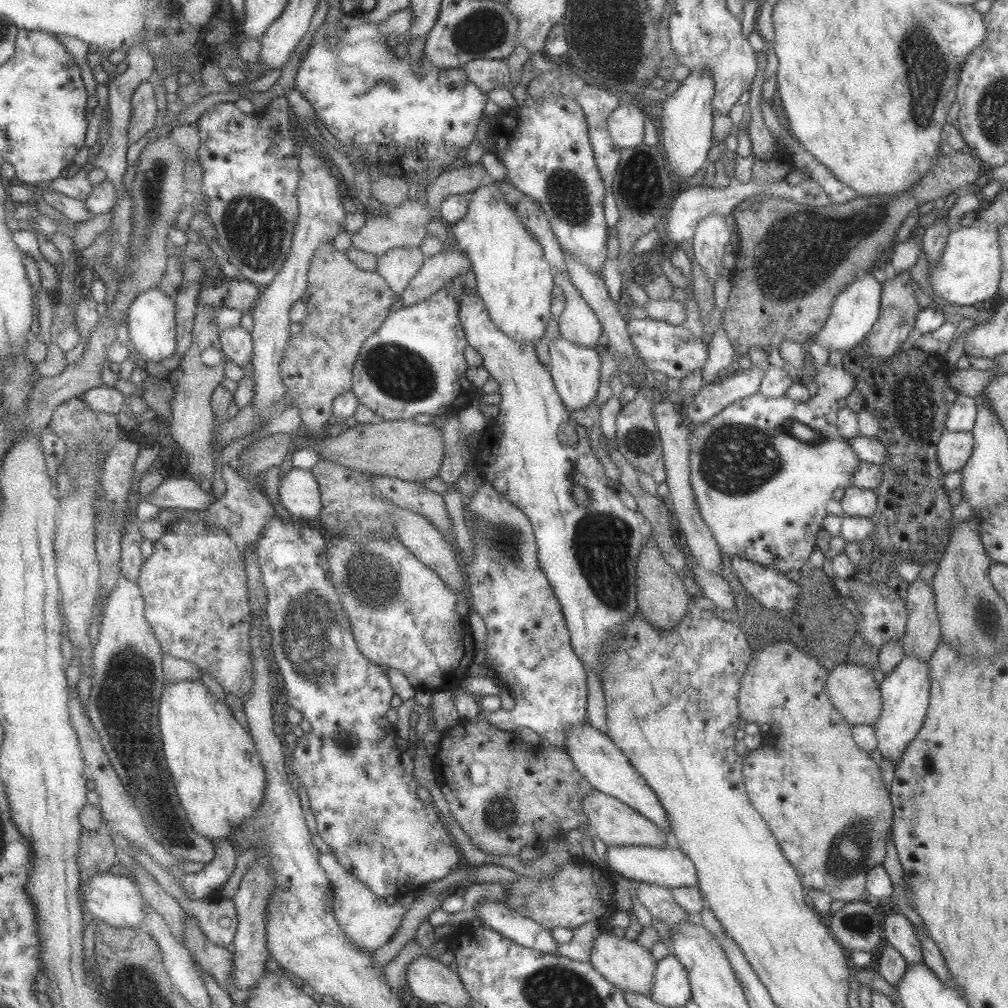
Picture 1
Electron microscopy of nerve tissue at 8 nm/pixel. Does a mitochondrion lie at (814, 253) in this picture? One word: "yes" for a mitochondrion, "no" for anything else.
yes

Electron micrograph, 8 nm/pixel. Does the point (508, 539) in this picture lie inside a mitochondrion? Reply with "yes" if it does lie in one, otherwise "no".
yes

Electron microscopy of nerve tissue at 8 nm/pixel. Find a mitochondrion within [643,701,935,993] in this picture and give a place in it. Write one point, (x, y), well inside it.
(850, 849)

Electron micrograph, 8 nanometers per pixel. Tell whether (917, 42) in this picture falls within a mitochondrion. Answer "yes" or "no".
yes

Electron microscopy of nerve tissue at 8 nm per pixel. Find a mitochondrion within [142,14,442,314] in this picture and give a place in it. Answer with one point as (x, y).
(256, 229)

